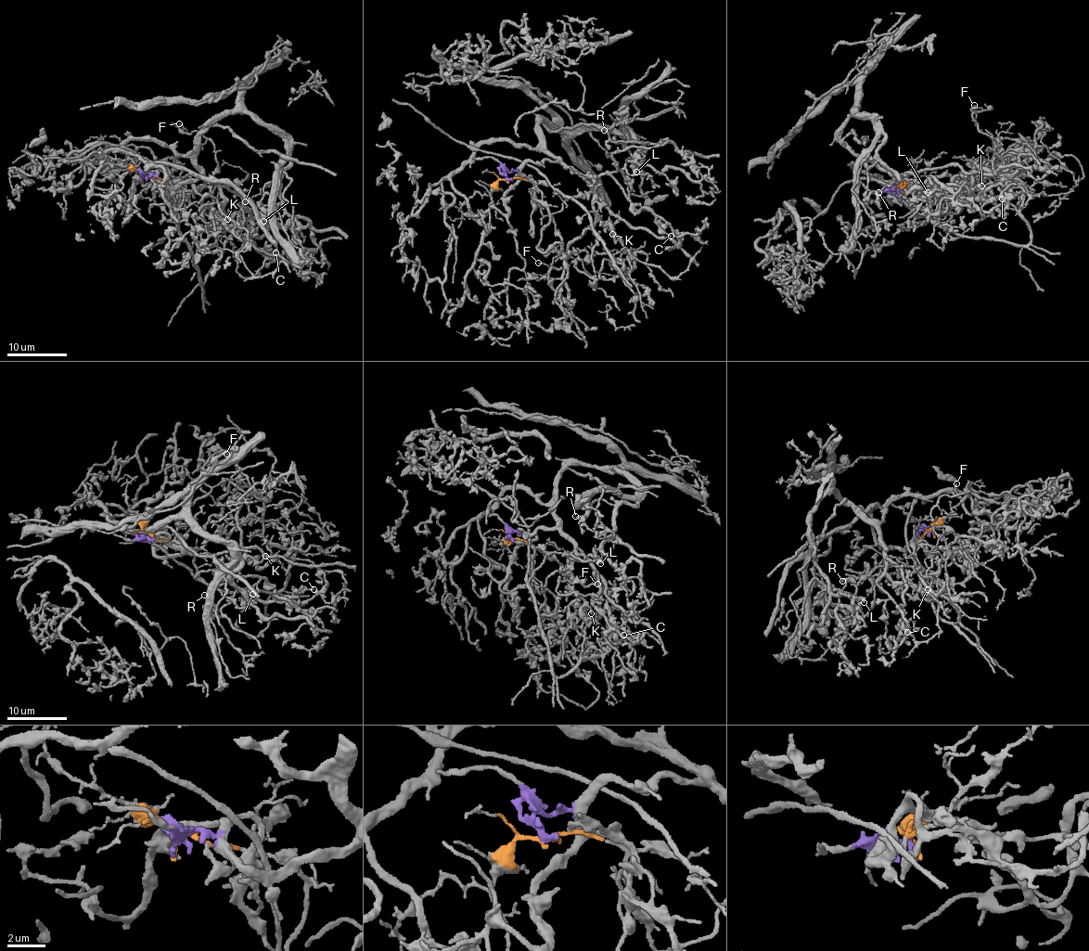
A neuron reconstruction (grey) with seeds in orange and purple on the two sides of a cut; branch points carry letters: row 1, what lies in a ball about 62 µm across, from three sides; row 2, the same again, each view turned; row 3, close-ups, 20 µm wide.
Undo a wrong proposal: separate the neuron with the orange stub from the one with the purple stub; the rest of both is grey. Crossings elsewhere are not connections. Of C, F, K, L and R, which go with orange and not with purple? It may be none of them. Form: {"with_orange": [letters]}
{"with_orange": ["F"]}

